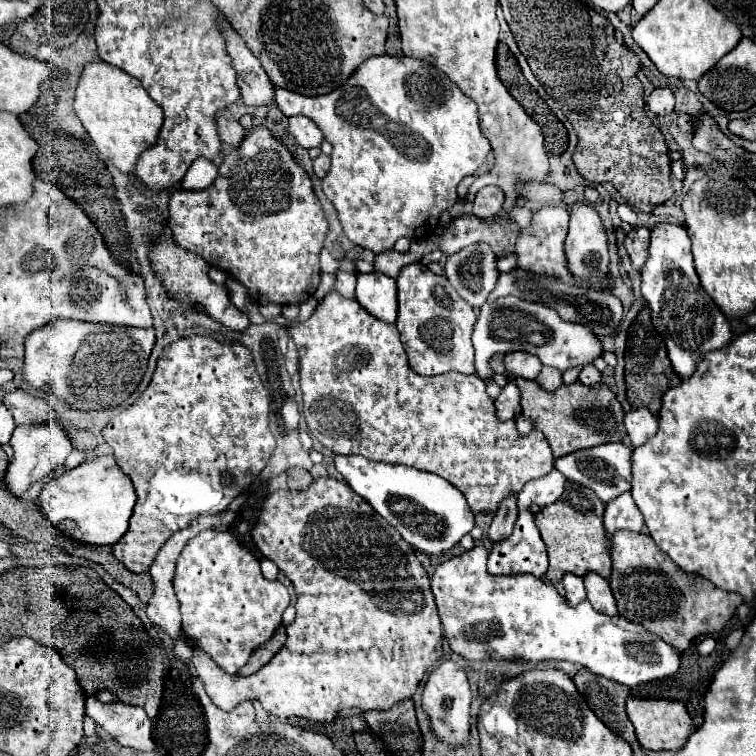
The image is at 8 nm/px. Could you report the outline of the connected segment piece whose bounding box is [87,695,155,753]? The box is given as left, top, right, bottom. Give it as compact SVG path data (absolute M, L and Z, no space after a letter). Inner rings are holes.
M97 697L87 699L87 715L115 737L123 747L135 751L153 751L153 723L141 707L125 703L101 703Z

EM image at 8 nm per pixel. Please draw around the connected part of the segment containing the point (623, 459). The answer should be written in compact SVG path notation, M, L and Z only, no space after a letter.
M609 443L609 445L599 445L597 449L583 449L583 451L571 453L569 457L559 457L555 465L569 481L575 481L583 487L593 489L595 495L603 503L607 503L631 489L631 455L633 455L633 449L629 449L627 445Z

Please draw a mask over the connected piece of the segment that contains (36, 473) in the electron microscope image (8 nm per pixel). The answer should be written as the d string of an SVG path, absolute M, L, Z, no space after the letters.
M49 419L39 425L17 425L9 445L13 447L15 457L9 463L5 481L7 481L7 489L17 497L21 497L31 483L47 477L53 469L61 467L65 463L65 457L73 451L73 443L67 435L67 429L59 419Z

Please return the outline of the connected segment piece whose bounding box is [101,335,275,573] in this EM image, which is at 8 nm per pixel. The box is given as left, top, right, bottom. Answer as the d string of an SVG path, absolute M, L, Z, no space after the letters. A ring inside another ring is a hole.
M195 335L195 337L183 337L171 345L167 345L157 361L157 369L153 373L153 379L149 383L149 387L141 393L141 397L129 405L125 411L117 413L101 431L103 439L107 441L107 445L113 449L113 455L115 455L115 461L117 465L131 477L133 485L135 485L135 491L137 491L137 505L135 505L135 511L133 511L133 517L129 521L129 529L125 533L125 537L121 541L117 541L117 545L113 545L113 555L117 561L121 561L129 571L133 573L145 573L149 571L157 551L161 549L161 545L179 529L183 529L193 517L199 517L199 515L217 515L217 513L223 513L227 509L227 505L241 495L241 491L251 483L251 479L255 479L263 467L267 465L273 449L275 449L275 437L273 433L269 431L269 393L267 389L261 385L261 377L255 369L255 363L253 363L253 355L249 349L245 349L243 345L225 345L213 337L205 337L205 335Z

